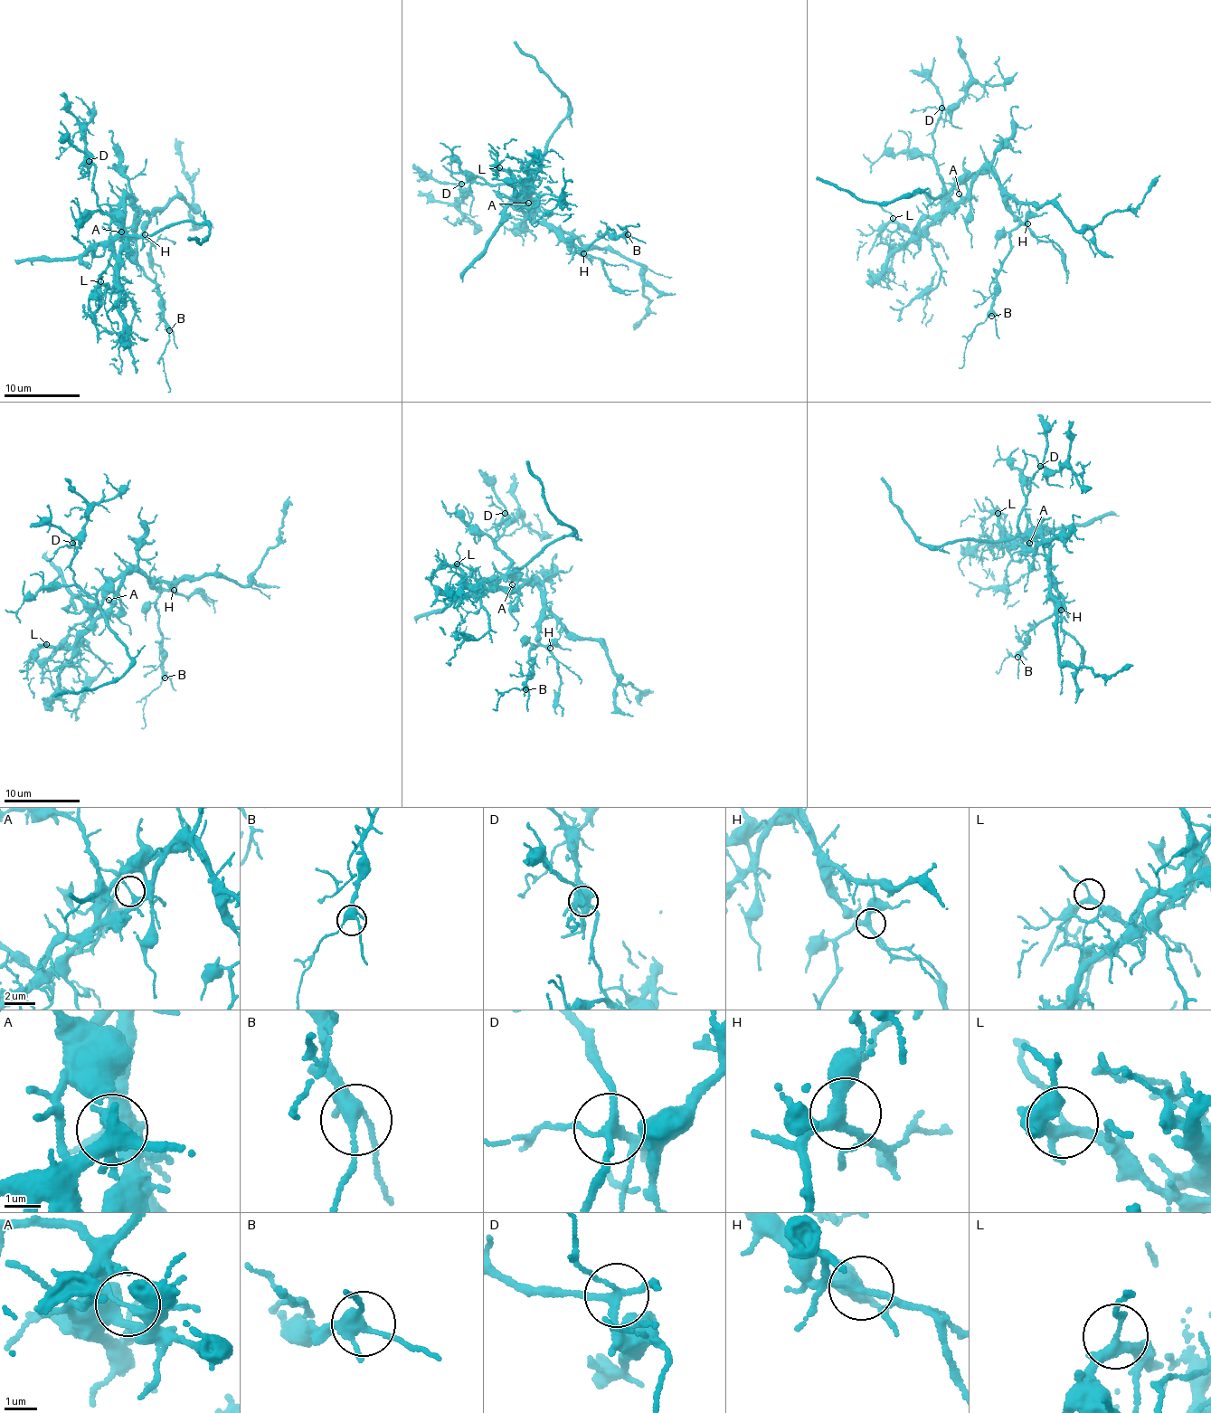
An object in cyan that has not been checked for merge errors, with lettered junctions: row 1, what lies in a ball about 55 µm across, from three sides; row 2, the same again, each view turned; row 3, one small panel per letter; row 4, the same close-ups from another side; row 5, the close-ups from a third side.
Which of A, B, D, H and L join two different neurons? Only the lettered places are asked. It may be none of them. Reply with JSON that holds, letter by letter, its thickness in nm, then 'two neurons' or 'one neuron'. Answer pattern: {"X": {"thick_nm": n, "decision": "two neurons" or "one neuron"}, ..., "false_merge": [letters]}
{"A": {"thick_nm": 240, "decision": "two neurons"}, "B": {"thick_nm": 320, "decision": "one neuron"}, "D": {"thick_nm": 200, "decision": "one neuron"}, "H": {"thick_nm": 280, "decision": "one neuron"}, "L": {"thick_nm": 240, "decision": "one neuron"}, "false_merge": ["A"]}

